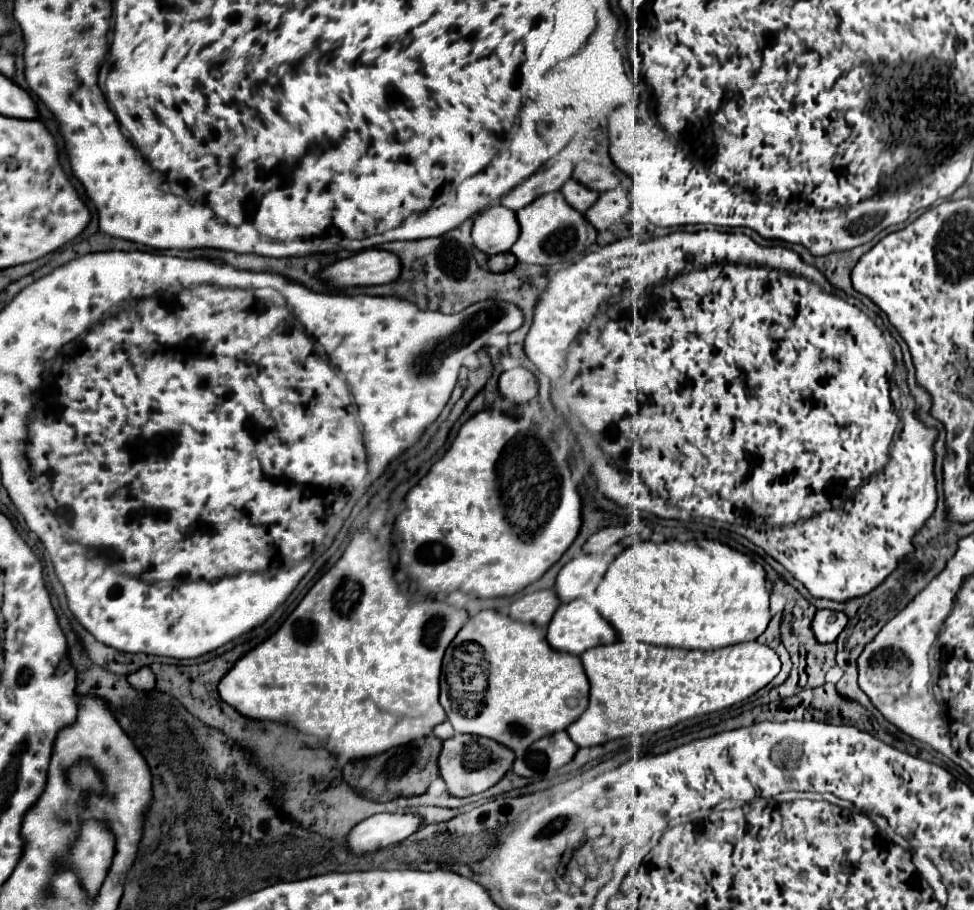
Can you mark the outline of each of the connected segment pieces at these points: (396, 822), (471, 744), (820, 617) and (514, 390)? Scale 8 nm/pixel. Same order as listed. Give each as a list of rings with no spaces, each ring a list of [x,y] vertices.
[[[374,814],[360,822],[348,838],[352,852],[374,852],[402,842],[424,826],[418,814]]]
[[[454,734],[452,738],[444,740],[442,752],[438,758],[440,774],[448,786],[448,792],[458,798],[488,790],[510,770],[512,762],[514,762],[512,750],[508,750],[506,746],[500,746],[500,742],[492,742],[490,738],[478,738],[474,734]]]
[[[818,610],[812,622],[812,632],[818,642],[834,642],[844,630],[848,618],[844,612],[836,610]]]
[[[516,366],[512,370],[502,372],[500,392],[514,404],[528,402],[538,394],[538,378],[528,368]]]

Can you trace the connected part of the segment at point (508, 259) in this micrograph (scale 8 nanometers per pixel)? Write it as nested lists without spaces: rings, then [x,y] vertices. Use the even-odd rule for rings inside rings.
[[[512,252],[496,254],[496,256],[492,256],[492,258],[488,260],[488,268],[490,268],[492,272],[506,272],[506,270],[514,268],[516,262],[518,262],[518,260],[516,260],[516,256],[514,256]]]

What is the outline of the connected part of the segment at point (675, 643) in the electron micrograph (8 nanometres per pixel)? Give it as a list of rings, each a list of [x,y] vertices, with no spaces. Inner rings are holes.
[[[669,539],[664,542],[656,543],[651,540],[644,542],[634,542],[630,548],[626,548],[608,568],[608,572],[604,574],[600,586],[596,588],[596,604],[600,614],[614,626],[616,636],[620,634],[620,640],[630,642],[632,638],[636,642],[646,642],[646,644],[654,644],[654,646],[672,646],[672,648],[686,648],[686,650],[716,650],[716,648],[724,648],[728,644],[740,644],[740,642],[750,642],[756,640],[768,626],[770,622],[770,606],[768,606],[768,598],[770,592],[766,588],[766,572],[760,564],[756,564],[750,556],[718,542],[718,540],[703,539],[690,540],[686,544],[676,539]]]

